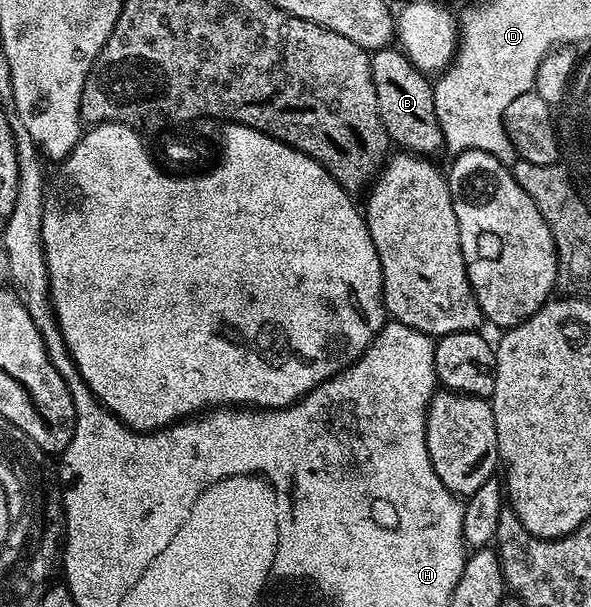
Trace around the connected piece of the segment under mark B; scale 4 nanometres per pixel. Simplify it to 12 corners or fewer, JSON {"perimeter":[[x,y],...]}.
{"perimeter":[[403,50],[371,51],[389,139],[421,156],[444,146],[433,83]]}

